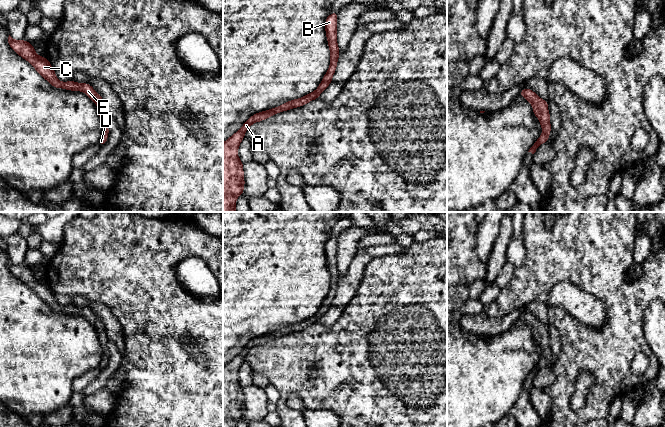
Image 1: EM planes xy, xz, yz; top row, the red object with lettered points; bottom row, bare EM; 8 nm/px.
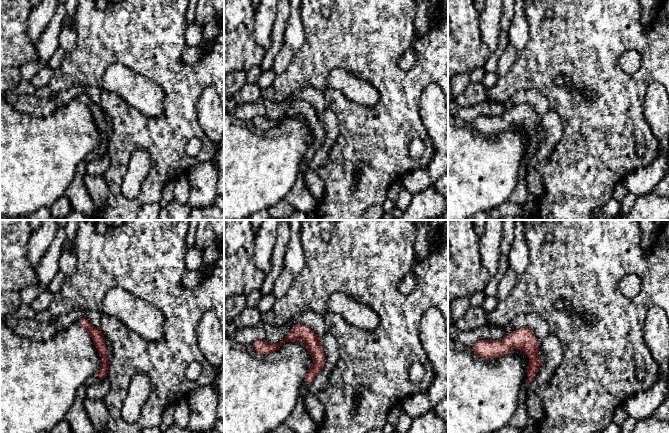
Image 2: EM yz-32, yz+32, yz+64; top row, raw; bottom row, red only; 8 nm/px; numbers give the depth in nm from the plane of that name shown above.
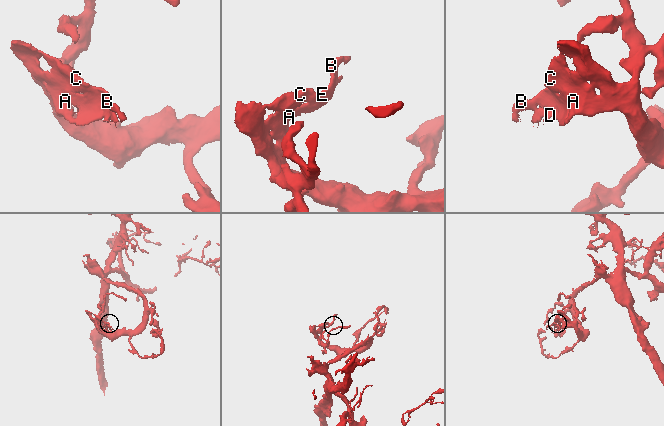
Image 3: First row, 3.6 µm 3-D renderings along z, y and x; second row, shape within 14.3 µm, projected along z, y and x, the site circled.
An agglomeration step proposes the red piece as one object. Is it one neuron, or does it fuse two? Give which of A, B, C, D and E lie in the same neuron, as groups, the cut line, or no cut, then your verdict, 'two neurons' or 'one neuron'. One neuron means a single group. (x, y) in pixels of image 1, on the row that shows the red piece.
groups A B C D E; cut none; one neuron

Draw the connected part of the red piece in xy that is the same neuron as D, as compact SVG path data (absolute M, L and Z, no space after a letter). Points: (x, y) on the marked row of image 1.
M9 35L8 43L12 50L14 50L23 59L27 60L54 88L84 92L97 105L103 127L103 134L98 144L103 146L107 142L109 135L109 114L103 98L93 89L93 87L88 83L83 84L75 81L61 82L58 80L55 75L55 70L52 68L49 60L37 55L33 45L26 40L15 40Z

